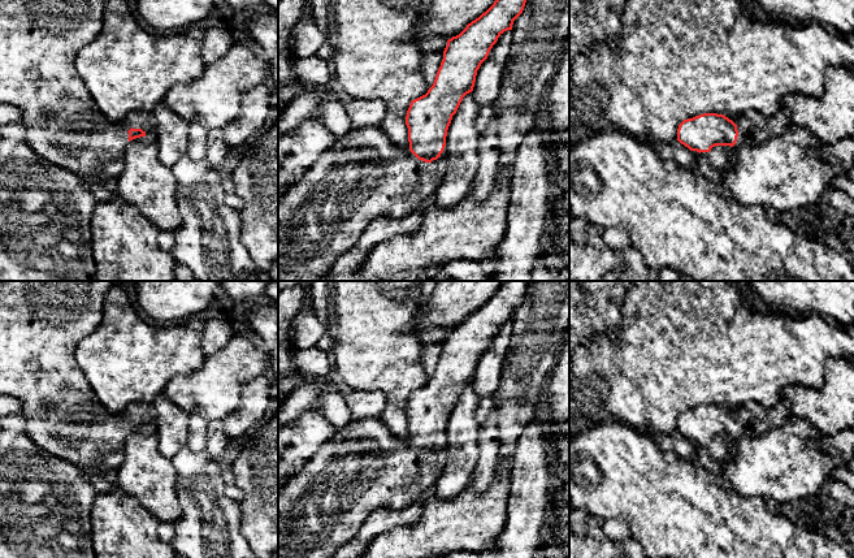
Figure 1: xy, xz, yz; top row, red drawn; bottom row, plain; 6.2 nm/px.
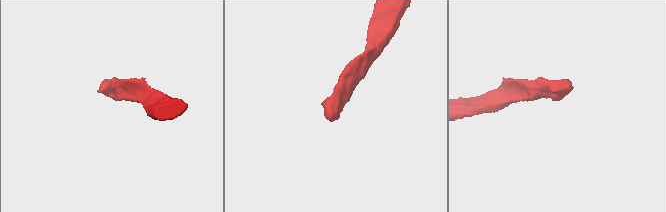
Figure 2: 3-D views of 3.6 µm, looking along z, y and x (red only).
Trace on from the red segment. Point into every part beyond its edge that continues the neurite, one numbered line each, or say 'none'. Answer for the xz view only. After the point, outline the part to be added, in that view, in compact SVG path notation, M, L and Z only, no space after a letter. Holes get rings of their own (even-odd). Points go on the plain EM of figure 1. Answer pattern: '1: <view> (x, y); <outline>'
1: xz (362, 467); M380 419L351 420L326 440L278 490L278 558L333 558L377 509L398 510L434 486L446 464L443 454L425 454L391 434Z

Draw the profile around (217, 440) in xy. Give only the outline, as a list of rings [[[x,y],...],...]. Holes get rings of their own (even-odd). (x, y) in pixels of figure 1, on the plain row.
[[[214,421],[208,424],[205,445],[205,450],[208,454],[217,458],[229,442],[230,440],[224,431],[222,421]]]

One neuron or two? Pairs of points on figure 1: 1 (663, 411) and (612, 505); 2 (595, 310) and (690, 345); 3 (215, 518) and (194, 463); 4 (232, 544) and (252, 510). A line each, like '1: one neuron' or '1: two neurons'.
1: two neurons
2: two neurons
3: one neuron
4: two neurons

